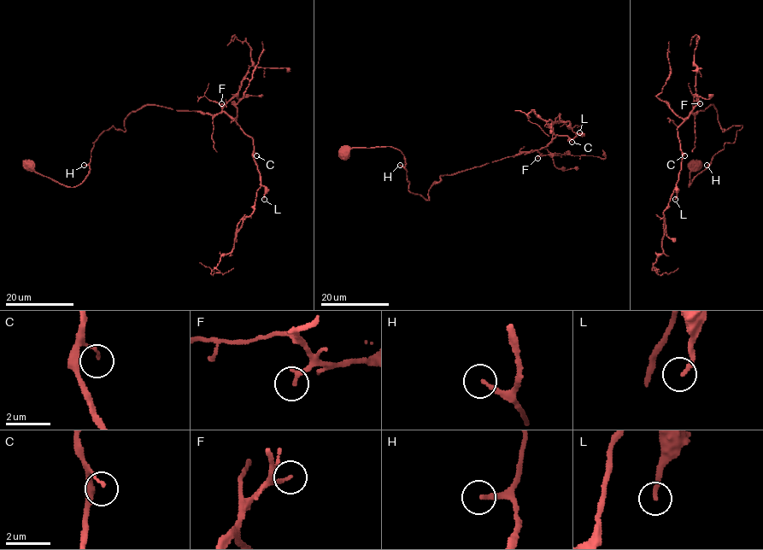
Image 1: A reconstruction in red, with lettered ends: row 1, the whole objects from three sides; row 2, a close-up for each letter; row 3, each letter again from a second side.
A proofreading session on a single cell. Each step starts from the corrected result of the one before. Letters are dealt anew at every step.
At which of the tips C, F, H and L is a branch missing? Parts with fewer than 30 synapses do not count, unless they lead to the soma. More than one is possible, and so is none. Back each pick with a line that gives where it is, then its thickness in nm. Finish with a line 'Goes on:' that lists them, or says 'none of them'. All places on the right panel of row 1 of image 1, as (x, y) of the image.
F: (700, 103) | 180 nm
Goes on: F

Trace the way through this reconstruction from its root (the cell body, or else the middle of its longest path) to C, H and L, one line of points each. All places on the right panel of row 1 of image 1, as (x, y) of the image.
C: (695, 166), (689, 187), (742, 126), (723, 131), (713, 105), (692, 112), (677, 129), (684, 155)
H: (695, 166), (690, 172), (689, 187), (707, 165)
L: (695, 166), (689, 187), (742, 126), (723, 131), (713, 105), (692, 112), (677, 129), (682, 165), (675, 199)

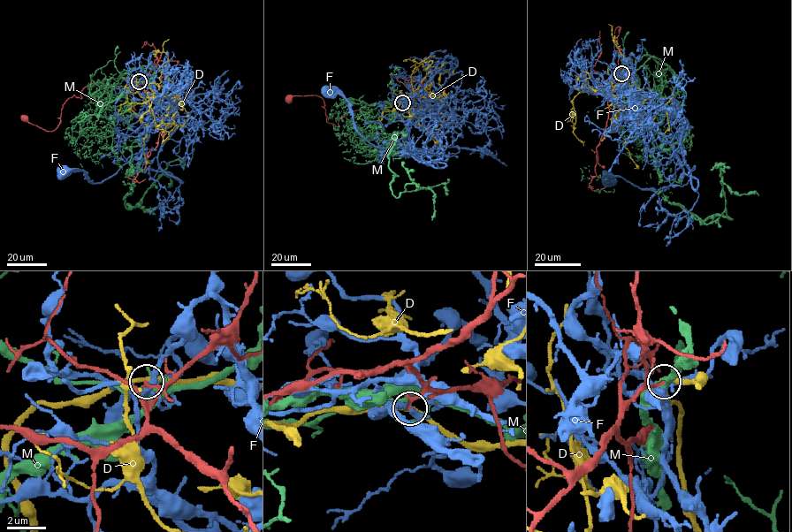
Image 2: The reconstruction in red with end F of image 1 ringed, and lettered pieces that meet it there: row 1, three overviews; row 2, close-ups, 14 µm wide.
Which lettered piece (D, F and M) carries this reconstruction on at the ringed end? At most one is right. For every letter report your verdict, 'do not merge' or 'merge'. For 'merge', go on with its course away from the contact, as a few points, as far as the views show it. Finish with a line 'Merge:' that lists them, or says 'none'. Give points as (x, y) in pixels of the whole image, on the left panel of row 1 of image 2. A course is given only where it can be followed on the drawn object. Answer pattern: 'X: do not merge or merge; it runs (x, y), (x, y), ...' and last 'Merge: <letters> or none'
D: do not merge
F: do not merge
M: do not merge
Merge: none

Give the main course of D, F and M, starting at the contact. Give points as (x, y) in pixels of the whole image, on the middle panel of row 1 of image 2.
D: (402, 102), (388, 103), (391, 106), (382, 113), (393, 111), (413, 91), (413, 61), (432, 61), (425, 69)
F: (402, 102), (413, 110), (407, 122), (410, 141), (391, 153), (365, 139), (356, 129), (346, 101), (327, 88)
M: (404, 101), (343, 100), (366, 107), (363, 124), (396, 135), (391, 190), (397, 197), (429, 188), (431, 220)

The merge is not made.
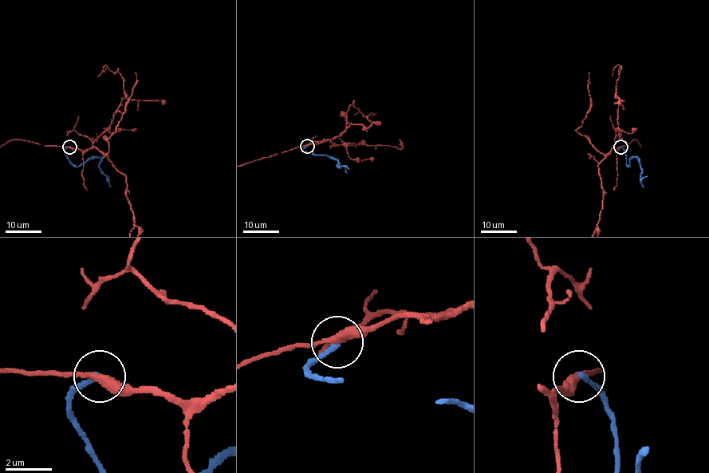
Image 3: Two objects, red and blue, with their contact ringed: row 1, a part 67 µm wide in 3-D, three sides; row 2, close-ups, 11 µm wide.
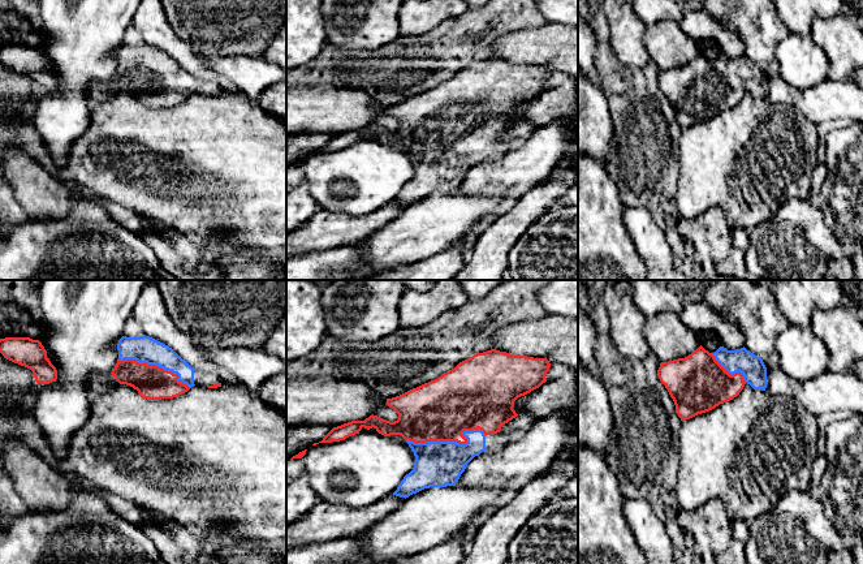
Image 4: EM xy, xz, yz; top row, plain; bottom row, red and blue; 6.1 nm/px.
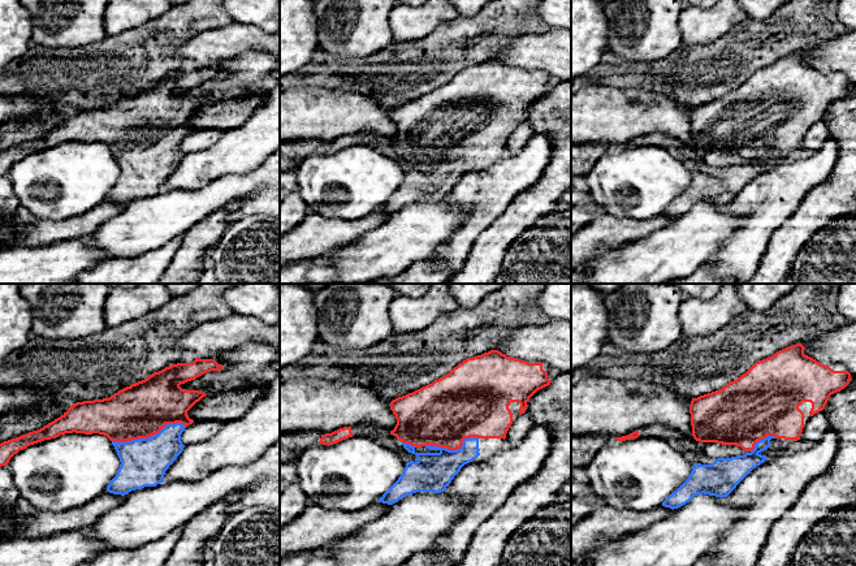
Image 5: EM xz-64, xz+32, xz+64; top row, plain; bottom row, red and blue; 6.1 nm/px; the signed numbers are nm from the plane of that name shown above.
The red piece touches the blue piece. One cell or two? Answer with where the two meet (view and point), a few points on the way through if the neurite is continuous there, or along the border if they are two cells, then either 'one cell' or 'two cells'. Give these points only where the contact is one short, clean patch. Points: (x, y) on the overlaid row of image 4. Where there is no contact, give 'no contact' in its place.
meets red in xz at (452, 440); one cell

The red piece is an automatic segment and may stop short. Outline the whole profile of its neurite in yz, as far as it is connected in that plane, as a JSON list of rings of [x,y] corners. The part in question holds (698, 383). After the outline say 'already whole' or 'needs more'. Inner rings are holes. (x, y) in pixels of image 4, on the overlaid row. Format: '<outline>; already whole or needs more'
[[[702,345],[685,358],[661,362],[660,382],[668,389],[681,421],[709,412],[737,397],[745,384],[765,391],[767,367],[745,346],[709,353]]]; needs more

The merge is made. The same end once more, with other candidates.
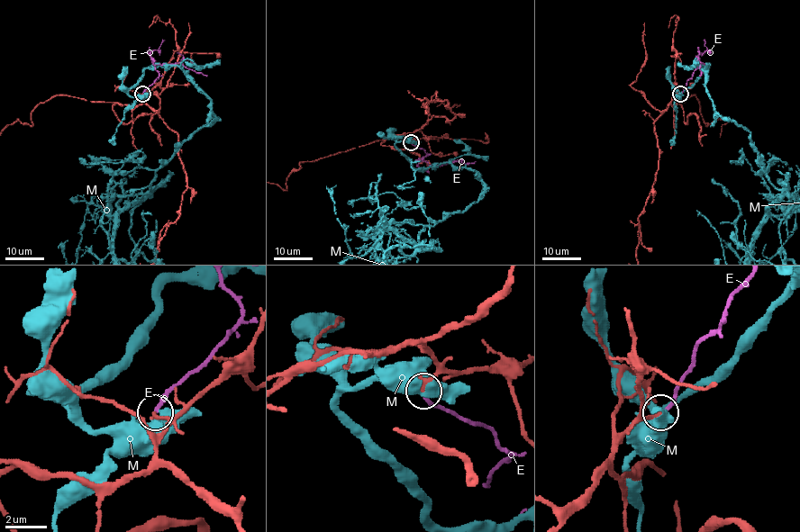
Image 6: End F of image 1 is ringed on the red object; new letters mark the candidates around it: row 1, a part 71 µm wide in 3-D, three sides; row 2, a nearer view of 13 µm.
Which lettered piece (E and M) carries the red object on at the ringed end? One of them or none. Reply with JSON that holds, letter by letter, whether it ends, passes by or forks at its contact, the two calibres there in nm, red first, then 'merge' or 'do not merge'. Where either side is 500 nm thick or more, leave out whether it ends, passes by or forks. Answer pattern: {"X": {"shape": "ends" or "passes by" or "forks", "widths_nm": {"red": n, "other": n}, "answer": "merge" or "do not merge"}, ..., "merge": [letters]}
{"E": {"shape": "ends", "widths_nm": {"red": 160, "other": 160}, "answer": "merge"}, "M": {"widths_nm": {"red": 130, "other": 650}, "answer": "do not merge"}, "merge": ["E"]}

